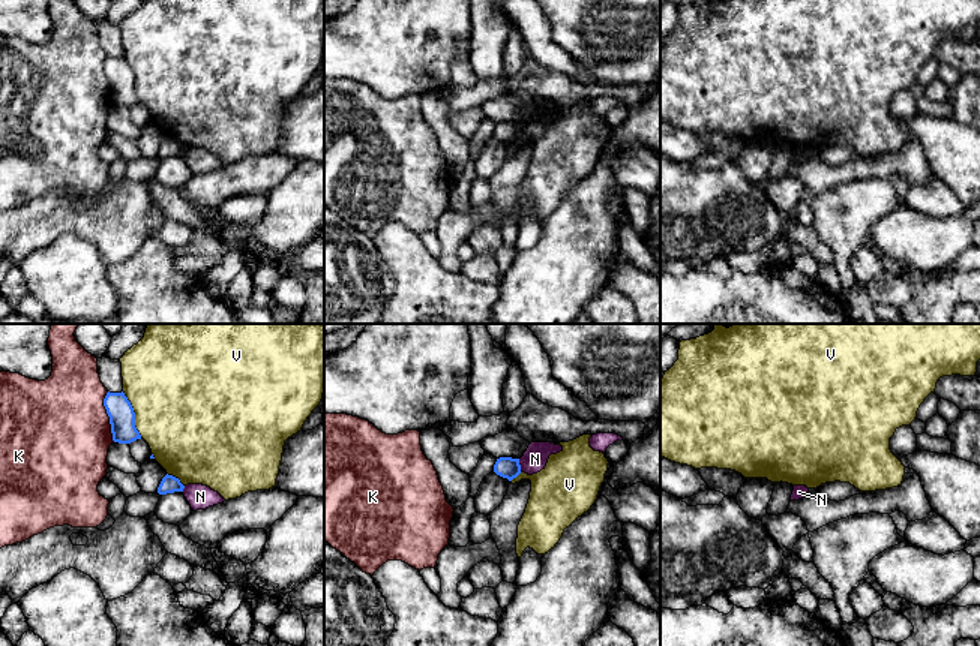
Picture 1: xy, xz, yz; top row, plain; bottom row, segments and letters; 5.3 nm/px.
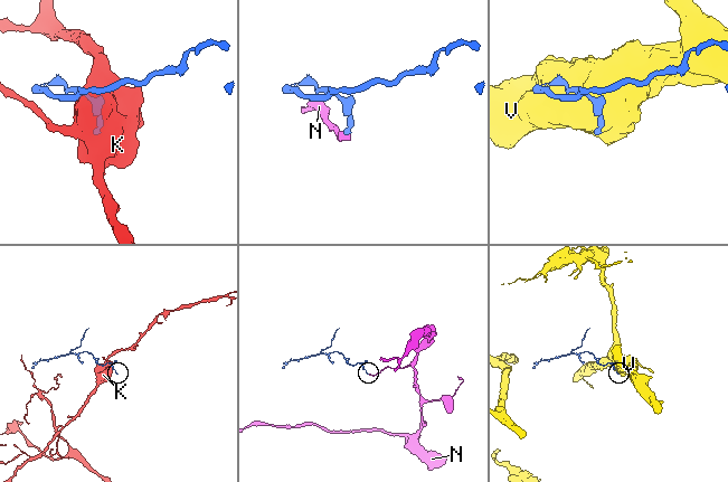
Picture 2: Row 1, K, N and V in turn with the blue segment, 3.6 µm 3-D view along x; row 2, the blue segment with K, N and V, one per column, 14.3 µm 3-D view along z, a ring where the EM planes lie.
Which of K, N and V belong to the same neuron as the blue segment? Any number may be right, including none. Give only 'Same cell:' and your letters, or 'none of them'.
Same cell: none of them

